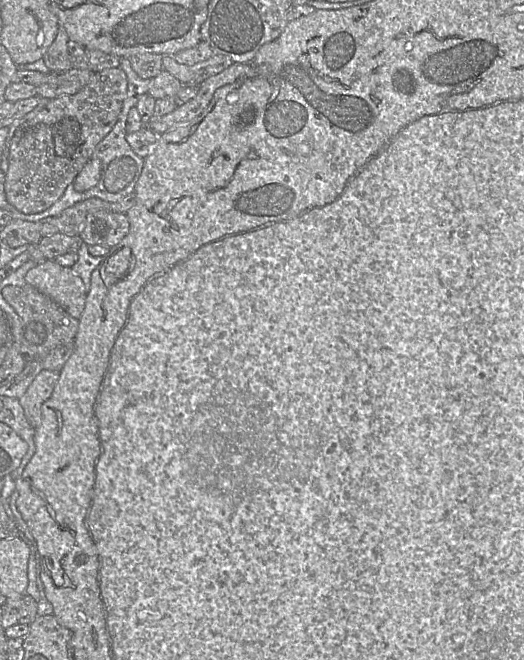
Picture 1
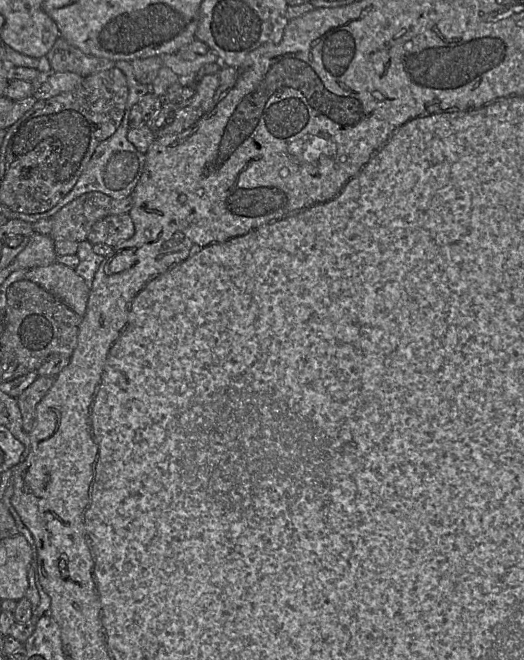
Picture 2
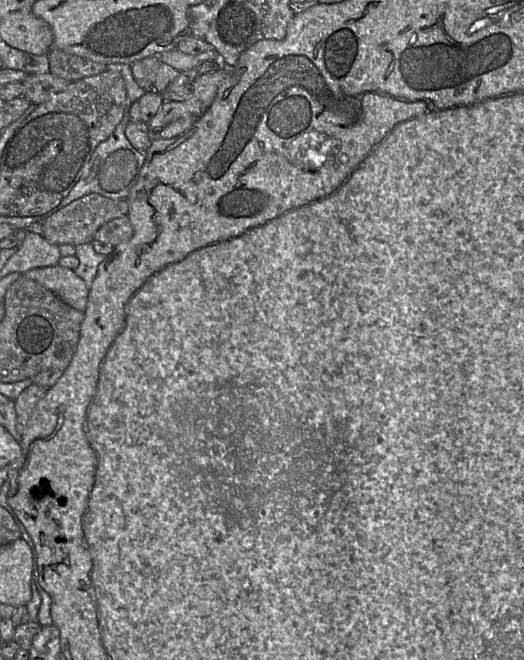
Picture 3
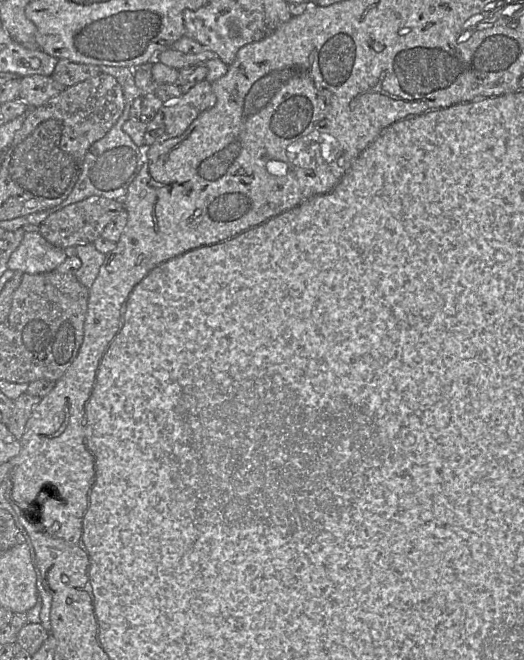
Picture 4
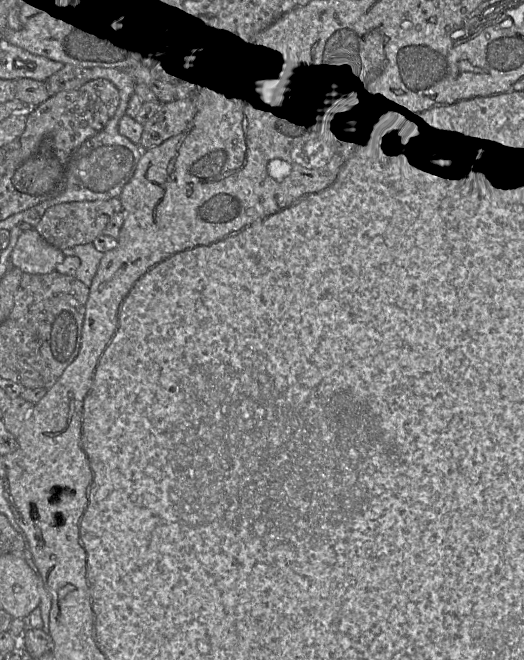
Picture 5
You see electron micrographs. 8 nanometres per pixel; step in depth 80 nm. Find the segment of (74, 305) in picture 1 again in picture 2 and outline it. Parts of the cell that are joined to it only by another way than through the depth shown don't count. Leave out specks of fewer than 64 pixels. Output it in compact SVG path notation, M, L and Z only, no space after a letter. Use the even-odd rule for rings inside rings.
M59 262L30 269L25 280L35 283L65 303L79 316L86 312L89 288L75 269Z

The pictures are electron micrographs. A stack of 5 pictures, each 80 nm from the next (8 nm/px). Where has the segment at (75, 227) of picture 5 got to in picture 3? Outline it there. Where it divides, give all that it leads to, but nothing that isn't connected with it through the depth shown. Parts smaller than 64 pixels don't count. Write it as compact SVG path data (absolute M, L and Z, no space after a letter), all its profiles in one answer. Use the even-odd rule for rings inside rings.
M90 193L72 201L62 209L49 216L43 224L42 236L52 244L91 243L99 228L108 221L127 215L129 204L127 199L112 199L98 193Z

